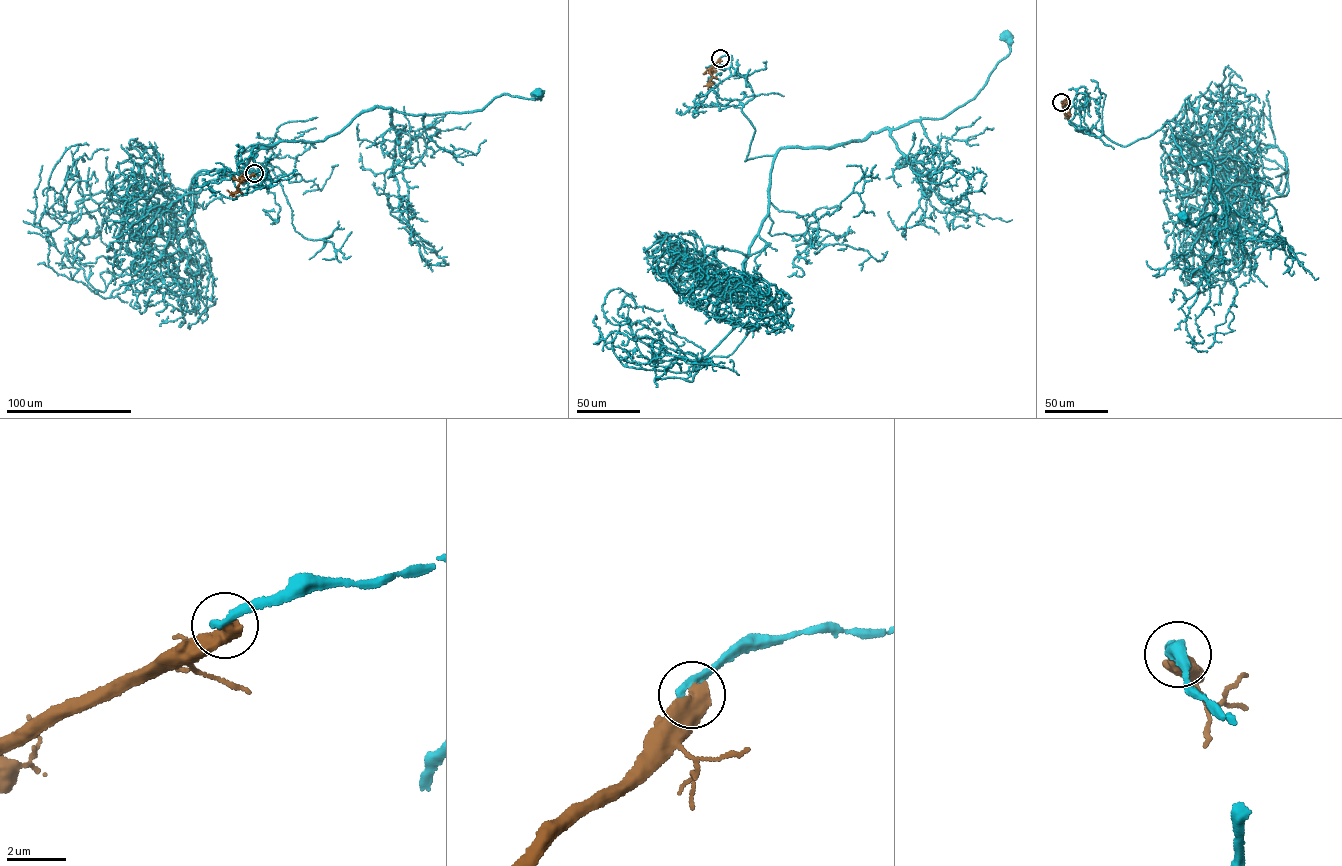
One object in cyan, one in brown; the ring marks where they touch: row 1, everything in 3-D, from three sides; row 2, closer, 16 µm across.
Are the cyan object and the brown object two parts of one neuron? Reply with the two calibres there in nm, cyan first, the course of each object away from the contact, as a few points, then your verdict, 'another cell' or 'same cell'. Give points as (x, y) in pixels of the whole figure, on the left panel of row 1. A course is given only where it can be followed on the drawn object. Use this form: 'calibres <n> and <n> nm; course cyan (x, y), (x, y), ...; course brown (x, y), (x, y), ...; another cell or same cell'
calibres 240 and 600 nm; course cyan (254, 173), (271, 185), (253, 187), (241, 155), (250, 145), (323, 140), (374, 107), (463, 112), (537, 92); course brown (254, 173), (240, 182), (239, 191), (230, 193), (226, 189); another cell

